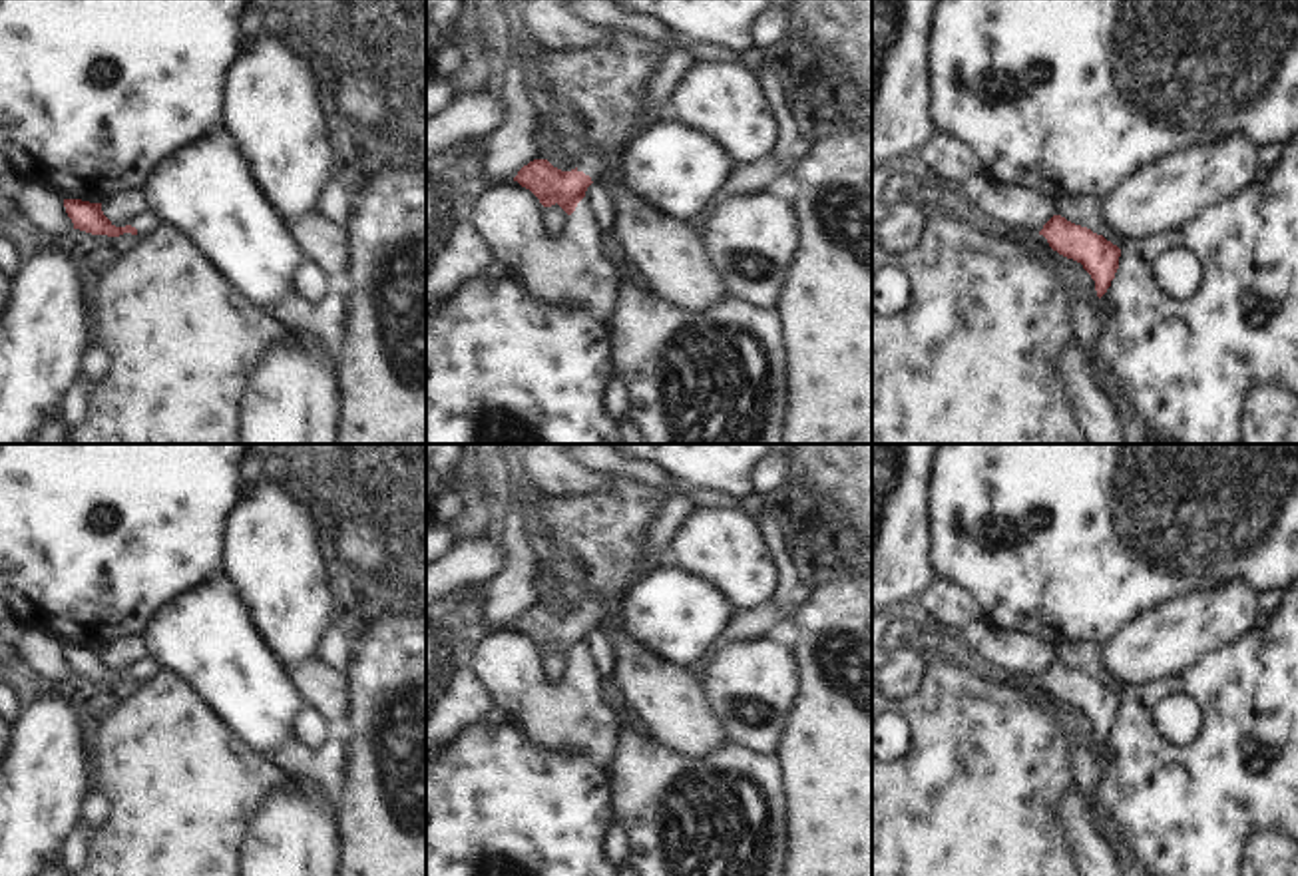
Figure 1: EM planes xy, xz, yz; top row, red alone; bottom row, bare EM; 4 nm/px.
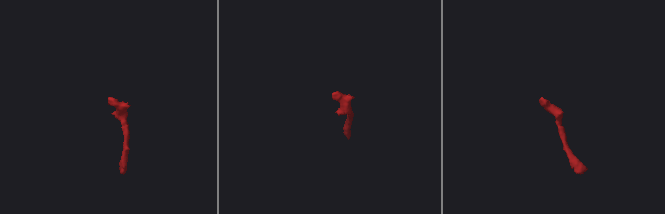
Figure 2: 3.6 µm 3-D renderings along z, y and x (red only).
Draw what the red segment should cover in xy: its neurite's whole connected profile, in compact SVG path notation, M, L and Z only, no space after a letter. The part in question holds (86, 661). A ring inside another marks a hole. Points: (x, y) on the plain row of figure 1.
M64 645L64 653L68 663L74 669L74 675L92 679L92 681L108 681L113 689L119 681L131 679L139 685L145 685L147 681L153 681L165 667L145 655L137 665L133 665L125 673L115 673L102 657L102 649L90 649L82 645Z

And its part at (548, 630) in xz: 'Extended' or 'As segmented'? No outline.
Extended.

